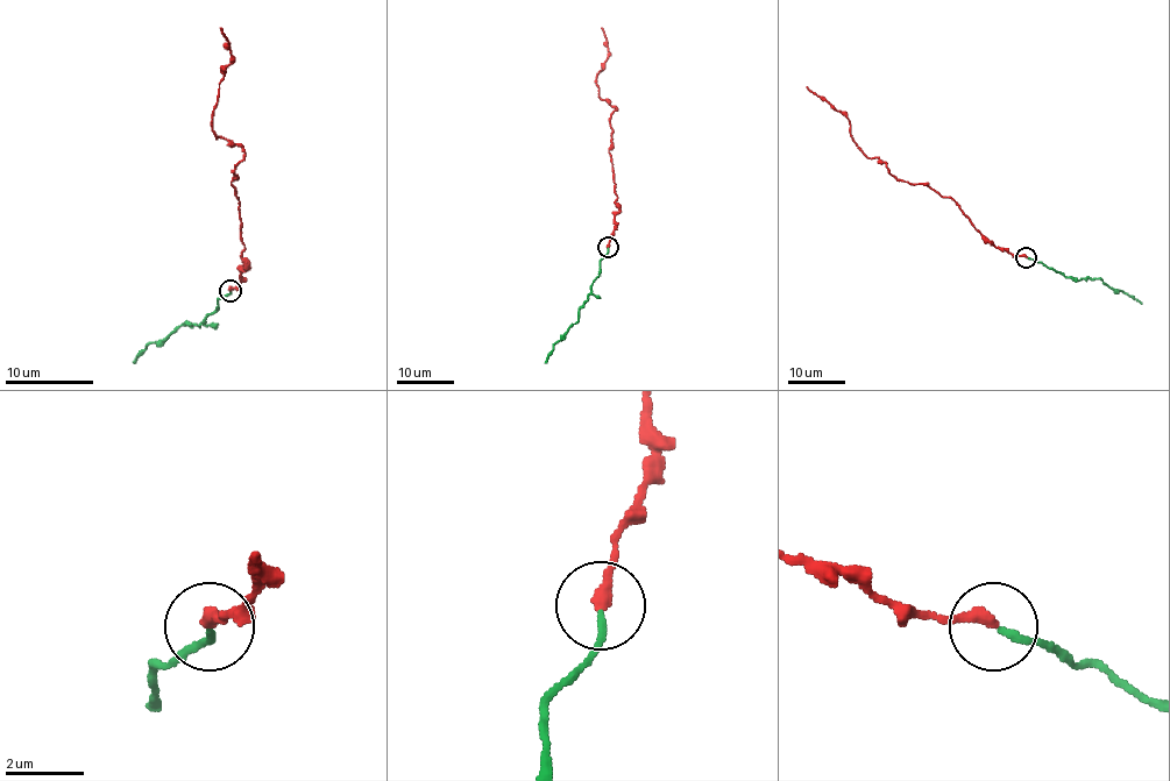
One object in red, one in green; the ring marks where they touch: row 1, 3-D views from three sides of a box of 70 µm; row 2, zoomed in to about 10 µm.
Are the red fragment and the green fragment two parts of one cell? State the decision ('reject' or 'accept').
accept

